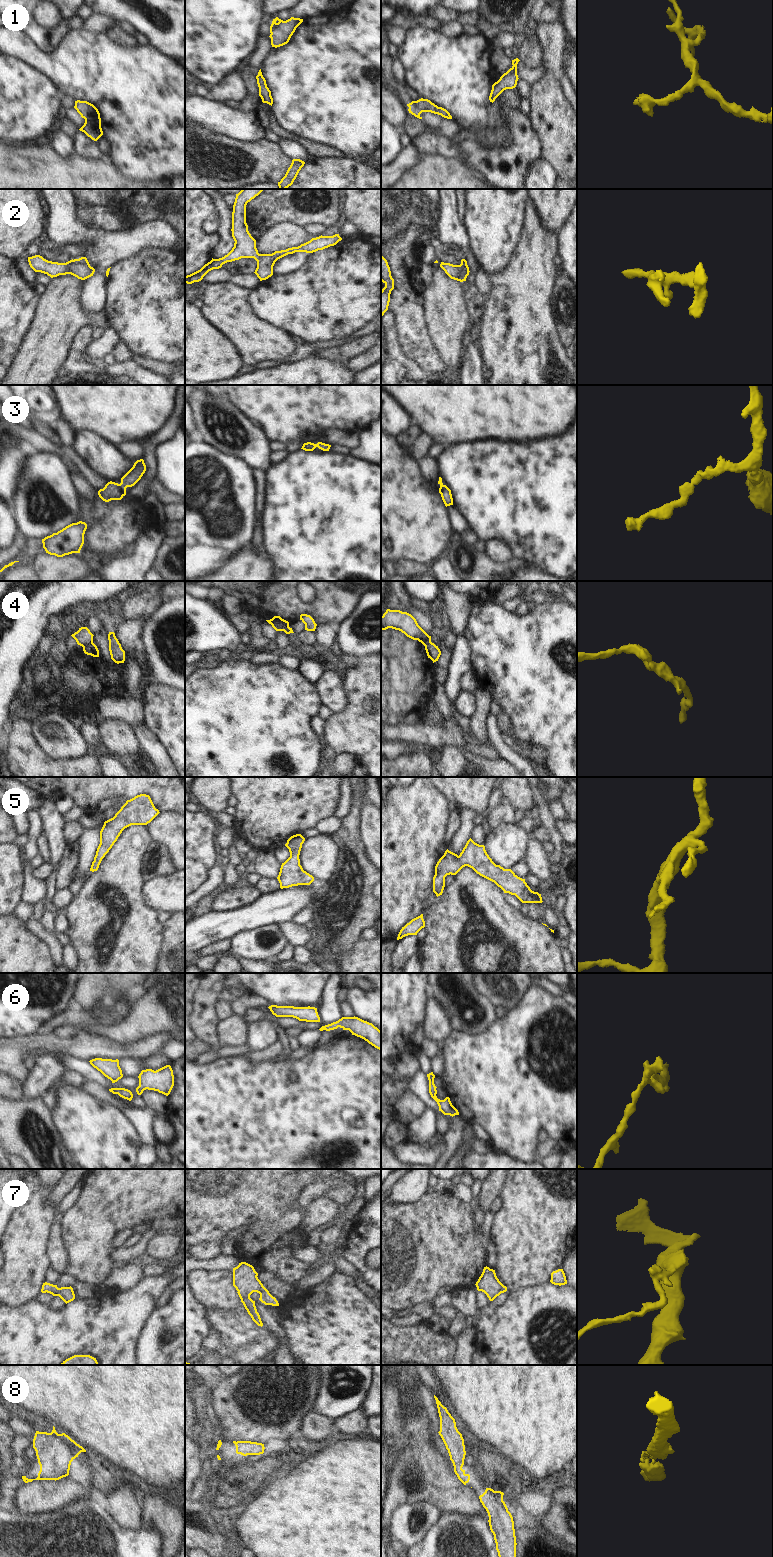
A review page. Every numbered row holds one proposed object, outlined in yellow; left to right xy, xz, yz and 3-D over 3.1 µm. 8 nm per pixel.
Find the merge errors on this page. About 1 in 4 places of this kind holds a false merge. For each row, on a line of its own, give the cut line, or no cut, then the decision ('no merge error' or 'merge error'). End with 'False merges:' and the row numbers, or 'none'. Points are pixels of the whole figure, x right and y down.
1: cut none; no merge error
2: cut none; no merge error
3: cut none; no merge error
4: cut xy (92, 642), (83, 647); merge error
5: cut none; no merge error
6: cut none; no merge error
7: cut none; no merge error
8: cut none; no merge error
False merges: 4

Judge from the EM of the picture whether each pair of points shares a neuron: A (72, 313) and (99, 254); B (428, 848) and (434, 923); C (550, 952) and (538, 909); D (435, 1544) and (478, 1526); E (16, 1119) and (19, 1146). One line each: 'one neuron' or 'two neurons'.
A: two neurons
B: two neurons
C: two neurons
D: one neuron
E: one neuron

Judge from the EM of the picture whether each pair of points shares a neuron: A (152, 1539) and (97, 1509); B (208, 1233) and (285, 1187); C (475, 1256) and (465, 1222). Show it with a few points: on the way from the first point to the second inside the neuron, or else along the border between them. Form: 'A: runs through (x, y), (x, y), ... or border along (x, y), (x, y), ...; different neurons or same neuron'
A: runs through (138, 1539), (125, 1539), (109, 1523); same neuron
B: runs through (227, 1214), (239, 1202), (260, 1202), (266, 1199); same neuron
C: runs through (467, 1248), (465, 1246), (465, 1230); same neuron

